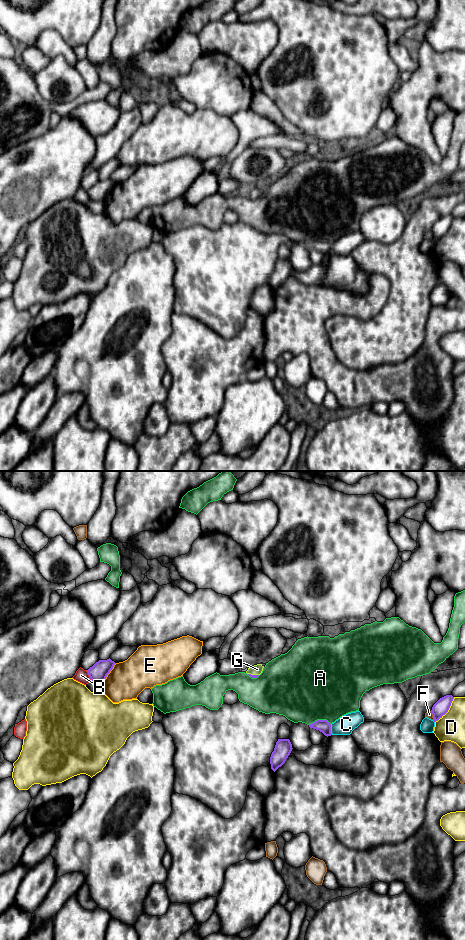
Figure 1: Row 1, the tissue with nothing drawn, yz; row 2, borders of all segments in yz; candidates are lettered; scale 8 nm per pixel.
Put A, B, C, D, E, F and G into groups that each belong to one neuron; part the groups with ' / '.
A / B / C / D / E / F / G

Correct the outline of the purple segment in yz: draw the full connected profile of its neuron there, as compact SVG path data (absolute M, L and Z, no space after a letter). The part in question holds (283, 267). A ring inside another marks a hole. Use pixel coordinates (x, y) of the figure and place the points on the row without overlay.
M278 259L270 277L271 289L274 292L285 283L292 269L289 259Z

